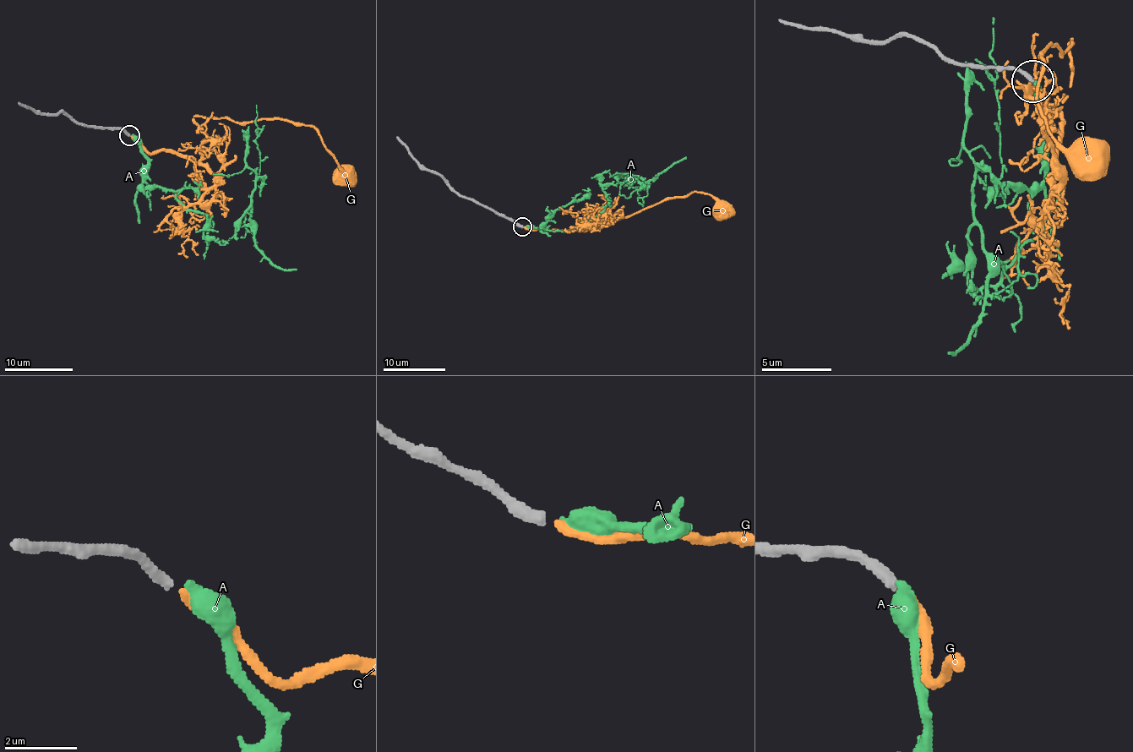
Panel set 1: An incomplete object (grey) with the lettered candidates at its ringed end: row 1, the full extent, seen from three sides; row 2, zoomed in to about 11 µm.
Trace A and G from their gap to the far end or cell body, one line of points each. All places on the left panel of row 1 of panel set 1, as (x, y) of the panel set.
A: (131, 135), (145, 180), (205, 215), (205, 237), (222, 245), (250, 223), (261, 183), (257, 105)
G: (131, 135), (149, 153), (176, 151), (209, 139), (196, 117), (286, 118), (311, 125), (351, 173), (345, 171)

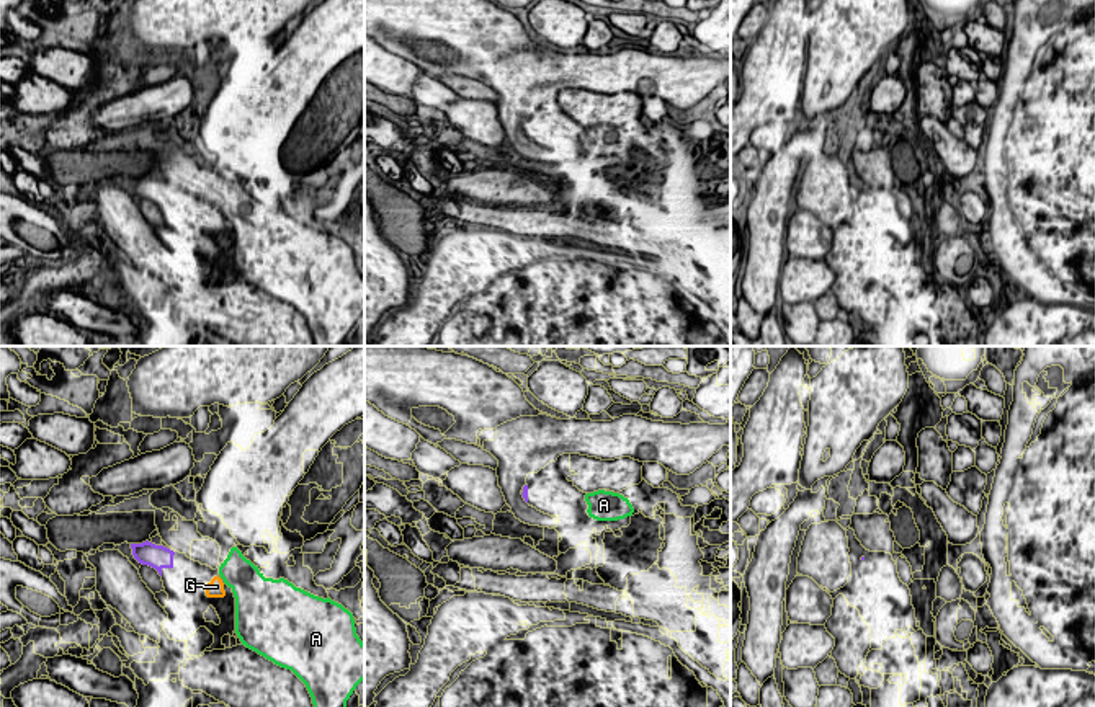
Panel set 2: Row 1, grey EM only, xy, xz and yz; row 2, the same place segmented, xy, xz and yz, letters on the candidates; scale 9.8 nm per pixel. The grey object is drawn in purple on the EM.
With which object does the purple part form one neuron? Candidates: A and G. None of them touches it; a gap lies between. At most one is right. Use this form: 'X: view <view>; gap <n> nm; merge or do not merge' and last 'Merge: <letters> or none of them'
A: view xy; gap 460 nm; do not merge
G: view xy; gap 360 nm; merge
Merge: G

